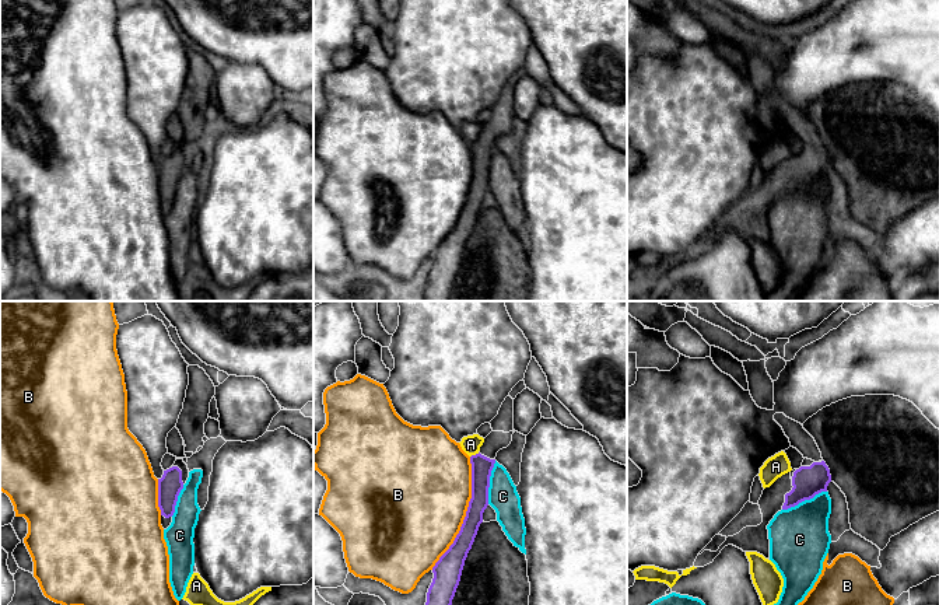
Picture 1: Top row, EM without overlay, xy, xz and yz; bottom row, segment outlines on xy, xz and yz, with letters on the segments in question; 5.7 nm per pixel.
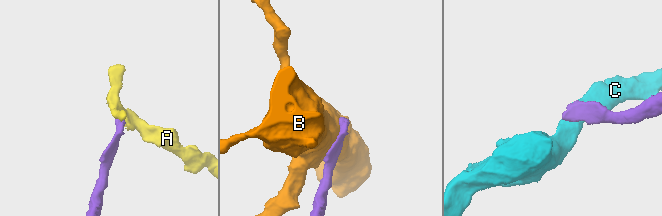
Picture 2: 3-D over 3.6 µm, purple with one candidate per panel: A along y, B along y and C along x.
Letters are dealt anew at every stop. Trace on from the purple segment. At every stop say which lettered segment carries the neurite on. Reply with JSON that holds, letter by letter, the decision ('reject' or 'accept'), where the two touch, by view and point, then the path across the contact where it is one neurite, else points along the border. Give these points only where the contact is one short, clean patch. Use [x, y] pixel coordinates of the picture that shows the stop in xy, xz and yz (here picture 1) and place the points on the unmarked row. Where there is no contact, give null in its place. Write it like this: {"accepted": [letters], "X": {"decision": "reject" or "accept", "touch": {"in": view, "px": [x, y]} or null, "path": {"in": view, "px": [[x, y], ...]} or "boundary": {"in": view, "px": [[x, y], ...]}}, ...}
{"accepted": [], "A": {"decision": "reject", "touch": {"in": "xz", "px": [476, 140]}, "boundary": {"in": "xz", "px": [[479, 139], [470, 143]]}}, "B": {"decision": "reject", "touch": {"in": "xz", "px": [466, 199]}}, "C": {"decision": "reject", "touch": {"in": "yz", "px": [803, 186]}, "boundary": {"in": "yz", "px": [[826, 177], [782, 196]]}}}

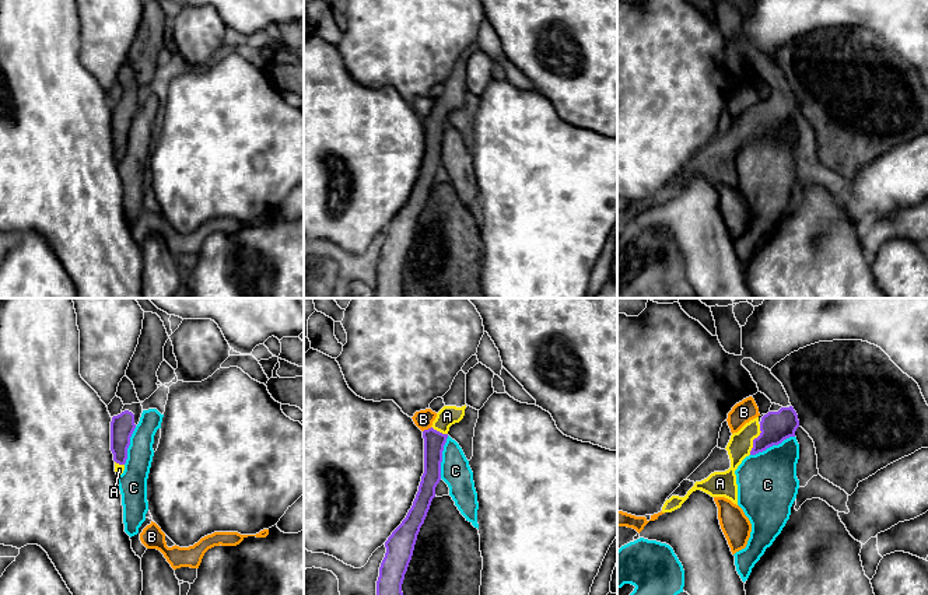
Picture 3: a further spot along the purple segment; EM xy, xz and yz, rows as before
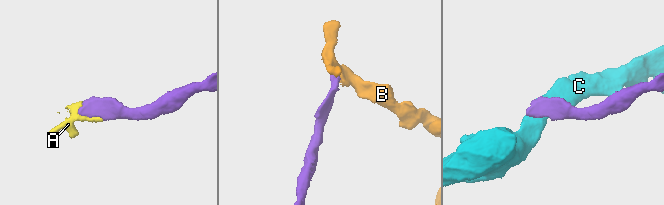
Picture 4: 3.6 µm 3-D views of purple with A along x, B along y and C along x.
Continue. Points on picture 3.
{"accepted": ["A"], "A": {"decision": "accept", "touch": {"in": "yz", "px": [753, 126]}, "path": {"in": "yz", "px": [[776, 112], [769, 119], [753, 126], [741, 129]]}}, "B": {"decision": "reject", "touch": {"in": "xz", "px": [429, 115]}, "boundary": {"in": "xz", "px": [[431, 114], [423, 118]]}}, "C": {"decision": "reject", "touch": {"in": "yz", "px": [771, 132]}, "boundary": {"in": "yz", "px": [[794, 122], [750, 142]]}}}

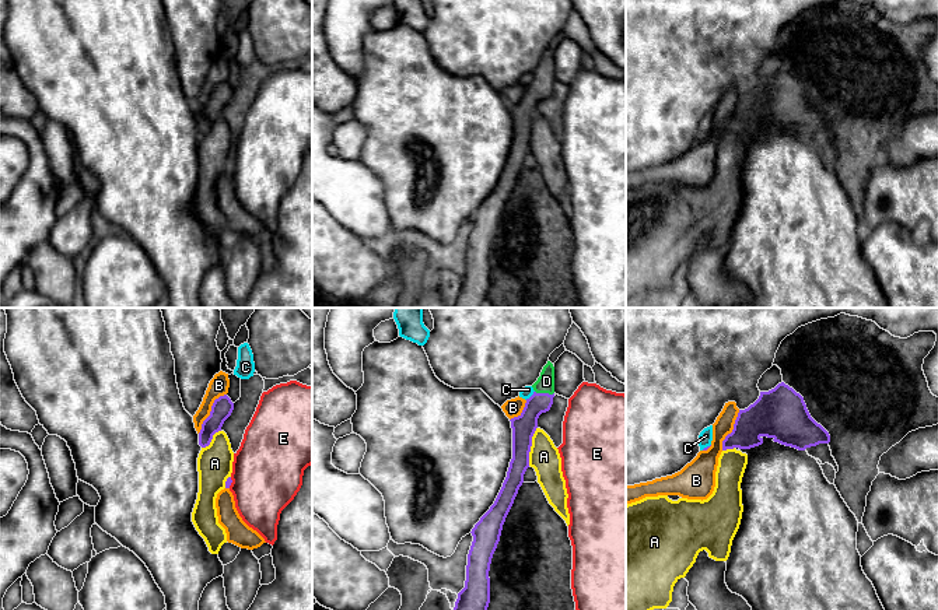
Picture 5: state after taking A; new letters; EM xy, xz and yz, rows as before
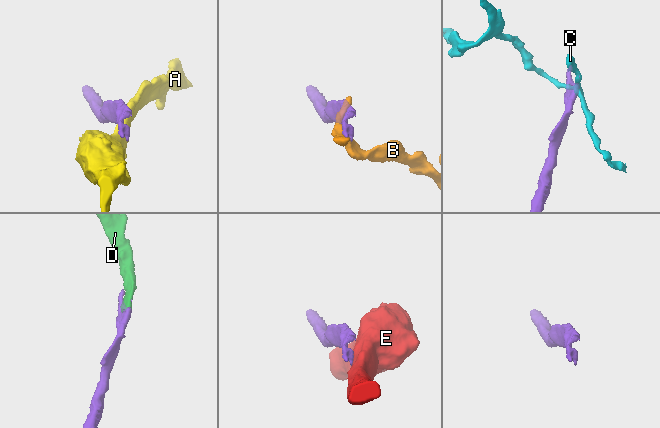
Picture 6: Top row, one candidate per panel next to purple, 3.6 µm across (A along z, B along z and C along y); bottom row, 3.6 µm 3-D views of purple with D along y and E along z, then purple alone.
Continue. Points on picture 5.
{"accepted": ["D"], "A": {"decision": "reject", "touch": {"in": "xz", "px": [531, 132]}, "boundary": {"in": "xz", "px": [[536, 114], [532, 122], [528, 151]]}}, "B": {"decision": "reject", "touch": {"in": "xy", "px": [210, 98]}}, "C": {"decision": "reject", "touch": {"in": "xz", "px": [531, 83]}, "boundary": {"in": "xz", "px": [[534, 77], [525, 86]]}}, "D": {"decision": "accept", "touch": {"in": "xz", "px": [545, 80]}}, "E": {"decision": "reject", "touch": {"in": "xy", "px": [231, 168]}}}

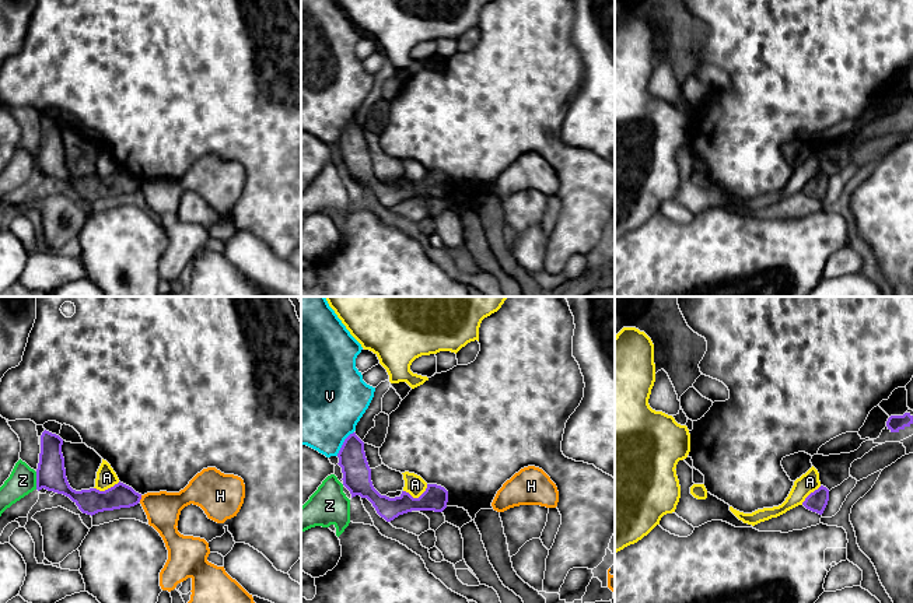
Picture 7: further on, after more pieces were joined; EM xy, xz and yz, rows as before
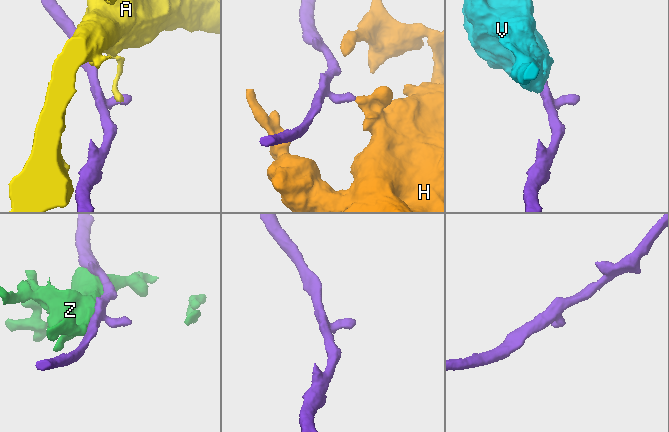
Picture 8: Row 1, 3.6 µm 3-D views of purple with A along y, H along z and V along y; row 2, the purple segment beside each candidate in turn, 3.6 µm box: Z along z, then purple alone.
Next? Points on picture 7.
{"accepted": [], "A": {"decision": "reject", "touch": {"in": "xz", "px": [416, 185]}, "boundary": {"in": "xz", "px": [[427, 171], [417, 183], [403, 178]]}}, "H": {"decision": "reject", "touch": {"in": "xy", "px": [140, 185]}, "boundary": {"in": "xy", "px": [[142, 182], [139, 188]]}}, "V": {"decision": "reject", "touch": {"in": "xz", "px": [343, 130]}}, "Z": {"decision": "reject", "touch": {"in": "xy", "px": [37, 167]}}}

